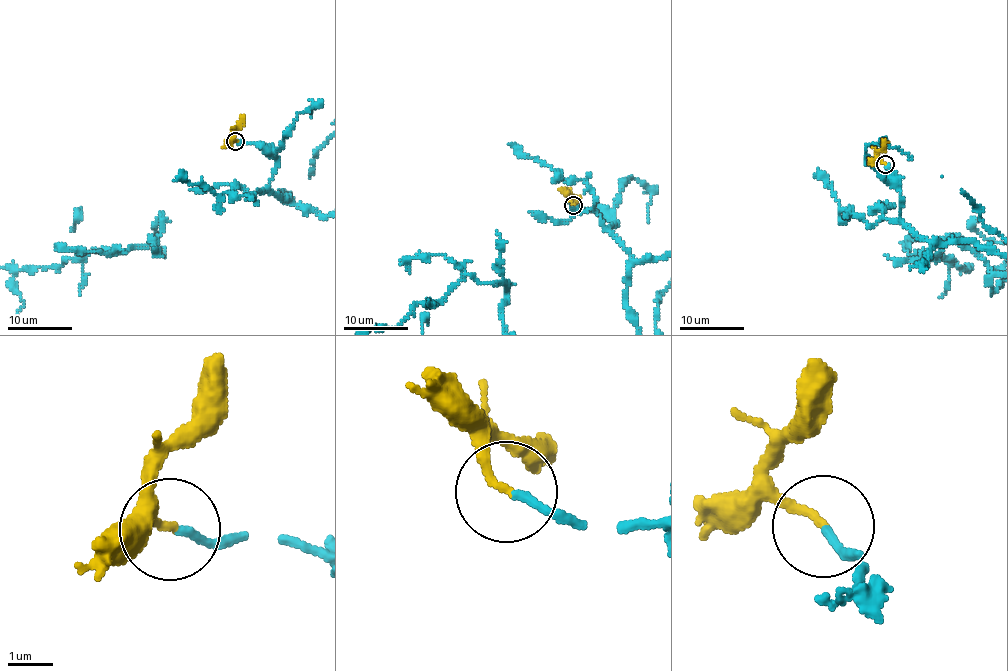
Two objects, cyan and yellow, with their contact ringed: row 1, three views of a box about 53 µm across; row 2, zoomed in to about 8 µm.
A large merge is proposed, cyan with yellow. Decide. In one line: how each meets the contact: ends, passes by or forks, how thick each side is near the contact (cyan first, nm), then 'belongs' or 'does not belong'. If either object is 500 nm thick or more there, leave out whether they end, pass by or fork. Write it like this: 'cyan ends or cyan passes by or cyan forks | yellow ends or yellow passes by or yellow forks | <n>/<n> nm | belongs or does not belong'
cyan ends | yellow ends | 180/190 nm | belongs

